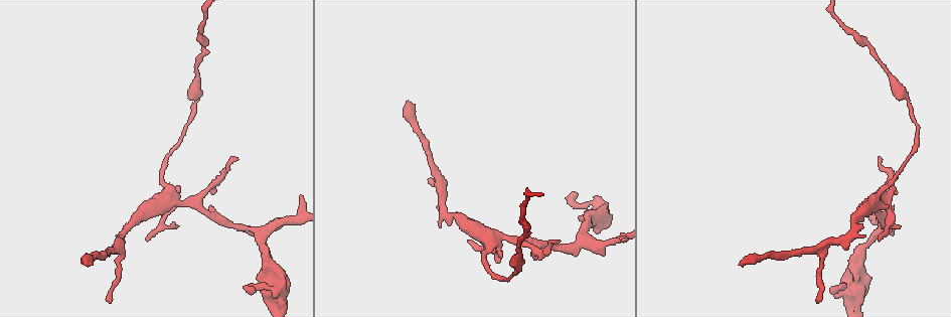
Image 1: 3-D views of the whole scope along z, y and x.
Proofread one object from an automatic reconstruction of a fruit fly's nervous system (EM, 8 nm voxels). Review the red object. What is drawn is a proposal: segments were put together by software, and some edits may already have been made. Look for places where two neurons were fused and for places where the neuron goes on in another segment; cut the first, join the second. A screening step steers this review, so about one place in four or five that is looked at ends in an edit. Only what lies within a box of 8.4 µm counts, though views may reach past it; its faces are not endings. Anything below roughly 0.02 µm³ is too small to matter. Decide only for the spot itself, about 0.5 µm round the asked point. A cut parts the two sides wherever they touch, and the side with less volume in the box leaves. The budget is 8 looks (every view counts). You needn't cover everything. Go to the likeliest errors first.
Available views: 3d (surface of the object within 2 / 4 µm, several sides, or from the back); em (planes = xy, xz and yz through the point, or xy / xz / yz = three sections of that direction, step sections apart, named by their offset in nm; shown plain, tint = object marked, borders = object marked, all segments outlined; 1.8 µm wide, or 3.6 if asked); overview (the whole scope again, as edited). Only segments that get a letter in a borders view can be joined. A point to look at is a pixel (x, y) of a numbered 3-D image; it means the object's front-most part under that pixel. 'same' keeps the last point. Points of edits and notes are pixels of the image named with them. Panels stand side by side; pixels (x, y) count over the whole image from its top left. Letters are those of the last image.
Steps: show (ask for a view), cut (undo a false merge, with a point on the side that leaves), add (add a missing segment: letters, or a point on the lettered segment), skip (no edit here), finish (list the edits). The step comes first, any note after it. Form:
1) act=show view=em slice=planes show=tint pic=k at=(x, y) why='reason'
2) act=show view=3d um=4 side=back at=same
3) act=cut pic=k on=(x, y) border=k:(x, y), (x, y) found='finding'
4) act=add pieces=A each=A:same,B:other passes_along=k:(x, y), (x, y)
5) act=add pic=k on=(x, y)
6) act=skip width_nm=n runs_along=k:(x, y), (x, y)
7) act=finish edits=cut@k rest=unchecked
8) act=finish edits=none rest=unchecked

act=show view=em slice=xy step=16 show=borders pic=1 at=(740, 265) why='tapers out'

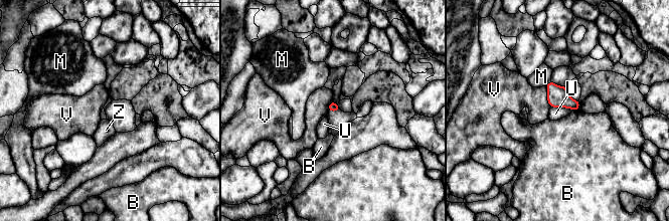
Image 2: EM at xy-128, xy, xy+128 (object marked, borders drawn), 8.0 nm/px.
act=show view=em slice=yz step=8 show=borders at=same

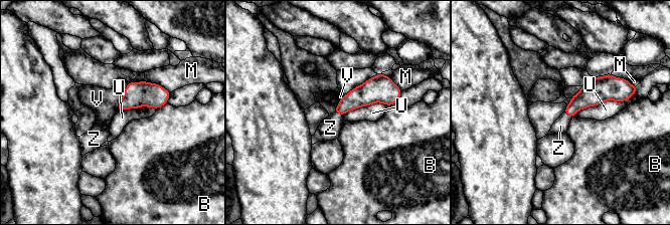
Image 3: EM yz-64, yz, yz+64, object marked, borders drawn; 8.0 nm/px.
act=add pieces=Z each=B:other,M:other,U:other,V:other,Z:same passes_along=3:(362, 95), (338, 113), (330, 128) found='it goes on there'

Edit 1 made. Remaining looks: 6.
act=show view=overview why='redraw'

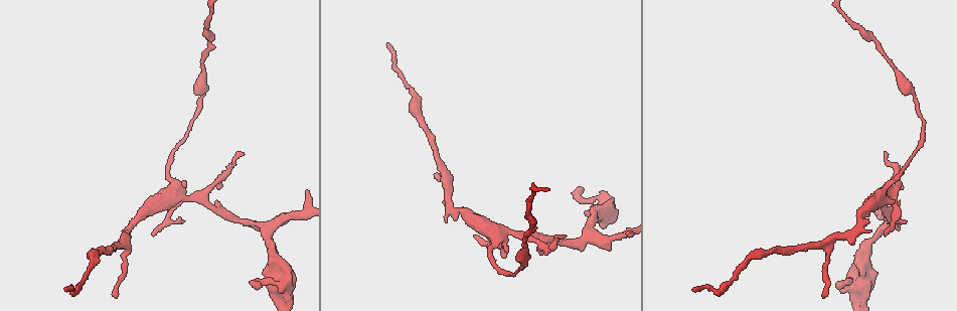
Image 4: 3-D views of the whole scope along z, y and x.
act=show view=em um=3.6 slice=planes show=borders pic=4 at=(244, 152) why='free end'

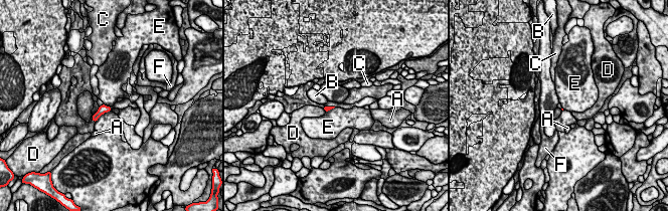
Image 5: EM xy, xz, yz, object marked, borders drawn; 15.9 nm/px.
act=skip each=A:other,B:other,C:other,D:other,E:other,F:other border=5:(334, 107), (326, 112) found='no lettered segment goes on from it'

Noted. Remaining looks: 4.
act=show view=3d um=4 pic=4 at=(176, 198) why='thin arm on a thick one'

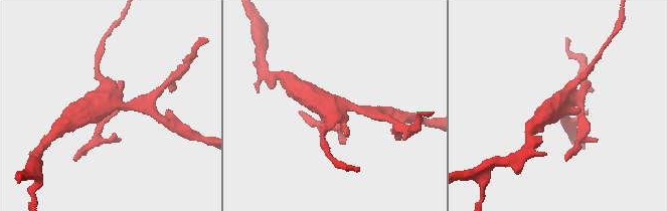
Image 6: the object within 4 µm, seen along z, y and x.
act=show view=em slice=yz step=8 show=tint pic=6 at=(561, 104) why='shape alone is not enough'

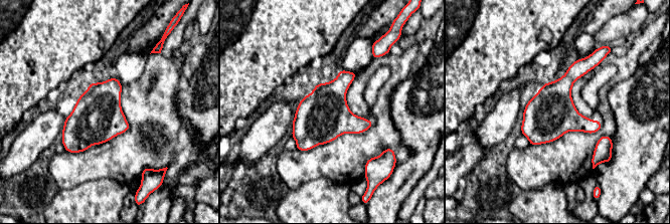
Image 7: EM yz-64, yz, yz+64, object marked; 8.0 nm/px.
act=show view=em slice=planes show=borders at=same why='cut it another way'

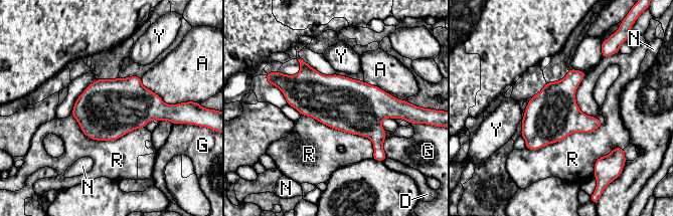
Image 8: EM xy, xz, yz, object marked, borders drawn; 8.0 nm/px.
act=skip each=A:other,D:other,G:other,N:other,R:other,Y:other found='continuous, no second neuron'

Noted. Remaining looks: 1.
act=finish edits=add@3 rest=unchecked

